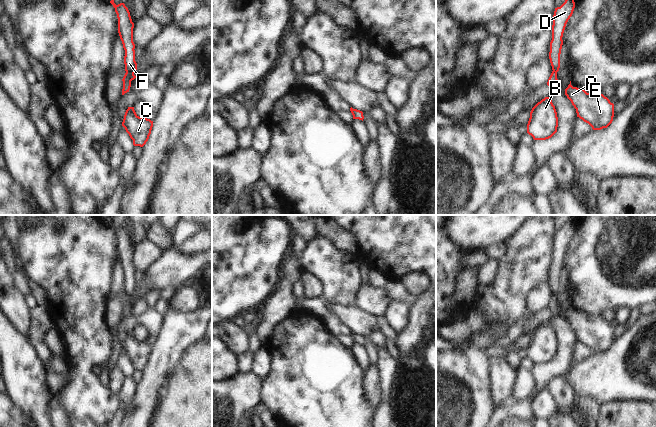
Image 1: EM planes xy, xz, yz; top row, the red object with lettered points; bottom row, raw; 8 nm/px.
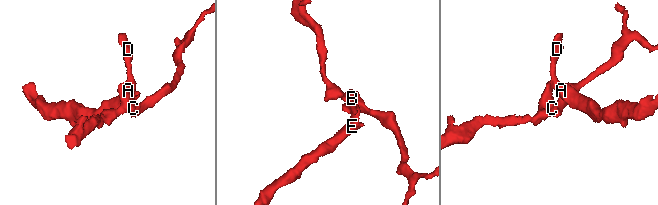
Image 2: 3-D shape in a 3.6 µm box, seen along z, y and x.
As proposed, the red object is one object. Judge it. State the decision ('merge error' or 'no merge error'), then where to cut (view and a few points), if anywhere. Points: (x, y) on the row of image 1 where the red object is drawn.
merge error; cut in xy along (126, 71), (129, 73), (131, 80)

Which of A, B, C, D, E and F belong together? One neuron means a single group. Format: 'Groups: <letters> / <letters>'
Groups: A D E F / B C

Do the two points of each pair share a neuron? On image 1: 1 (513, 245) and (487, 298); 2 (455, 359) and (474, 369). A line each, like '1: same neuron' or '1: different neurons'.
1: same neuron
2: same neuron

